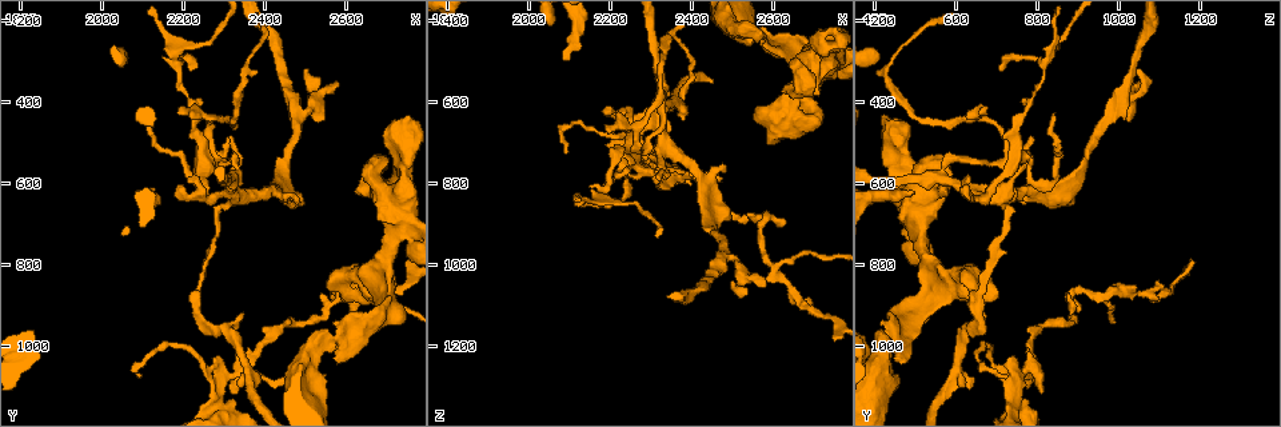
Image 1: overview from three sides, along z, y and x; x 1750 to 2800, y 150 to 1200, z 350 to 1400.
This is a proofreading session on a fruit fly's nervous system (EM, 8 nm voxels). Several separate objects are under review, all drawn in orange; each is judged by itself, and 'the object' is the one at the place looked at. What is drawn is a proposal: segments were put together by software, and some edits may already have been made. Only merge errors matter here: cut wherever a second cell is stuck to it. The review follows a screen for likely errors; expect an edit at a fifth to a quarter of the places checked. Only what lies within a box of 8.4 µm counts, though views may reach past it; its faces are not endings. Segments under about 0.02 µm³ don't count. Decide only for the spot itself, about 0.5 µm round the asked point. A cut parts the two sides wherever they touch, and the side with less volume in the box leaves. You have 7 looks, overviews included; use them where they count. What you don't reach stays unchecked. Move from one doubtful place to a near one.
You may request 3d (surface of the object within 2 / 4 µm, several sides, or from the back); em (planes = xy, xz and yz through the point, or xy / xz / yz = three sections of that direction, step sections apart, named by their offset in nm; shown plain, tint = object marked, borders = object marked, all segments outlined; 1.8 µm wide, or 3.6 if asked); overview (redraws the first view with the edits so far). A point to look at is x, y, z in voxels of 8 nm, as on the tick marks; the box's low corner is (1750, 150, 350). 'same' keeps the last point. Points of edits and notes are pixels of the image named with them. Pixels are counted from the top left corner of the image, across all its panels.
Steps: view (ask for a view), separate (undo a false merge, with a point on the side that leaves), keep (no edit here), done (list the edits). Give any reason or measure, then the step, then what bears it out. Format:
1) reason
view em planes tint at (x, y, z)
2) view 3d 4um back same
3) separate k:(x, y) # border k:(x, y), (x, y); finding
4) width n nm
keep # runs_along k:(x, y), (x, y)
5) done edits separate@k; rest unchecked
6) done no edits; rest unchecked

sharp bend
view em yz step 16 tint at (2730, 705, 510)

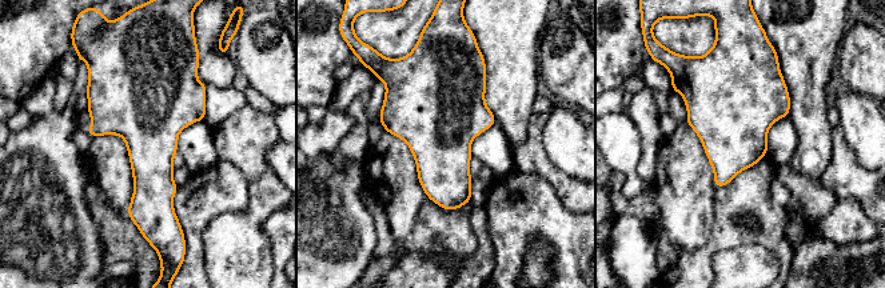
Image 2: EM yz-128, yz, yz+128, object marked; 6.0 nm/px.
cut it another way
view em planes tint same

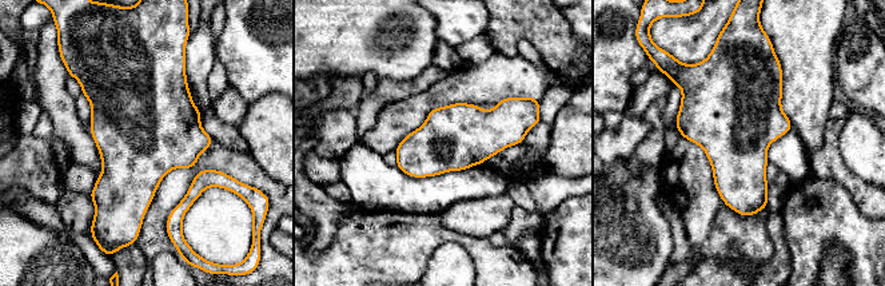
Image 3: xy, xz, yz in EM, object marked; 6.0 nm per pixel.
keep # continuous, no second cell

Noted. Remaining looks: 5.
arms part here
view em planes tint at (2420, 610, 795)

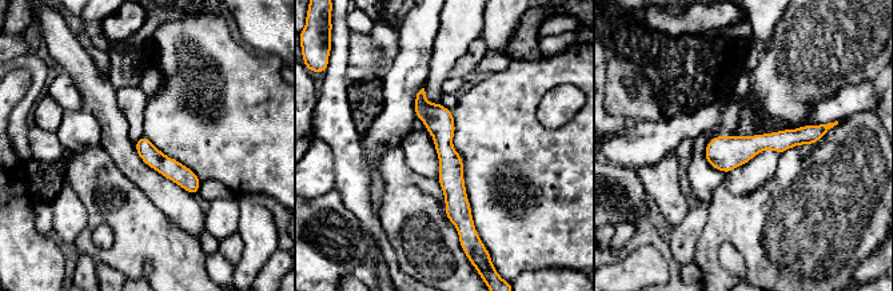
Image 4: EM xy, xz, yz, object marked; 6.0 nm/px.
keep # runs_along 4:(421, 95), (442, 127), (459, 223); all the same cell

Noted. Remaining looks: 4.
abrupt turn
view 3d 2um at (2580, 885, 875)

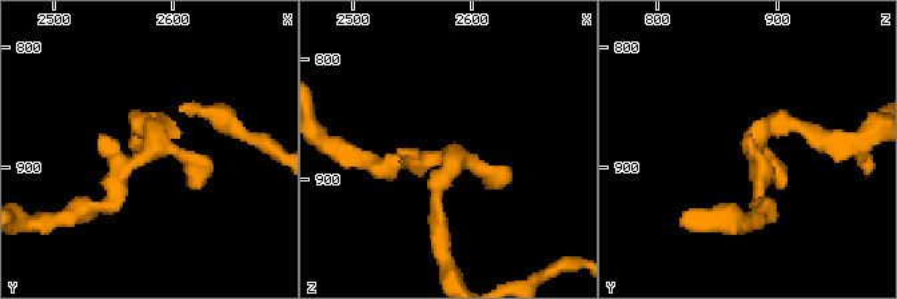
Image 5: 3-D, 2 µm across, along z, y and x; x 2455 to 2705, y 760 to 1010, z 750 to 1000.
view em yz step 4 tint at (2582, 888, 882)

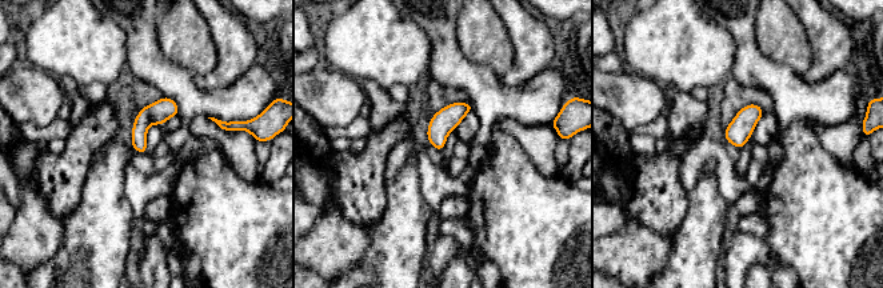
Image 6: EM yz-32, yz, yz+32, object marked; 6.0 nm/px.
view em planes tint same

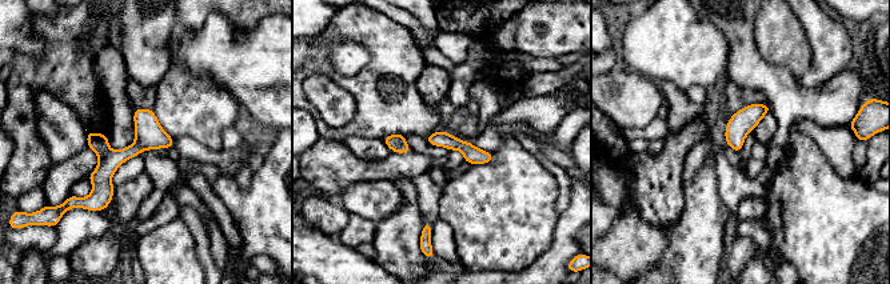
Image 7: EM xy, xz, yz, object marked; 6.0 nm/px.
keep # continuous, no second cell

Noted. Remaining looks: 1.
done no edits; rest unchecked

